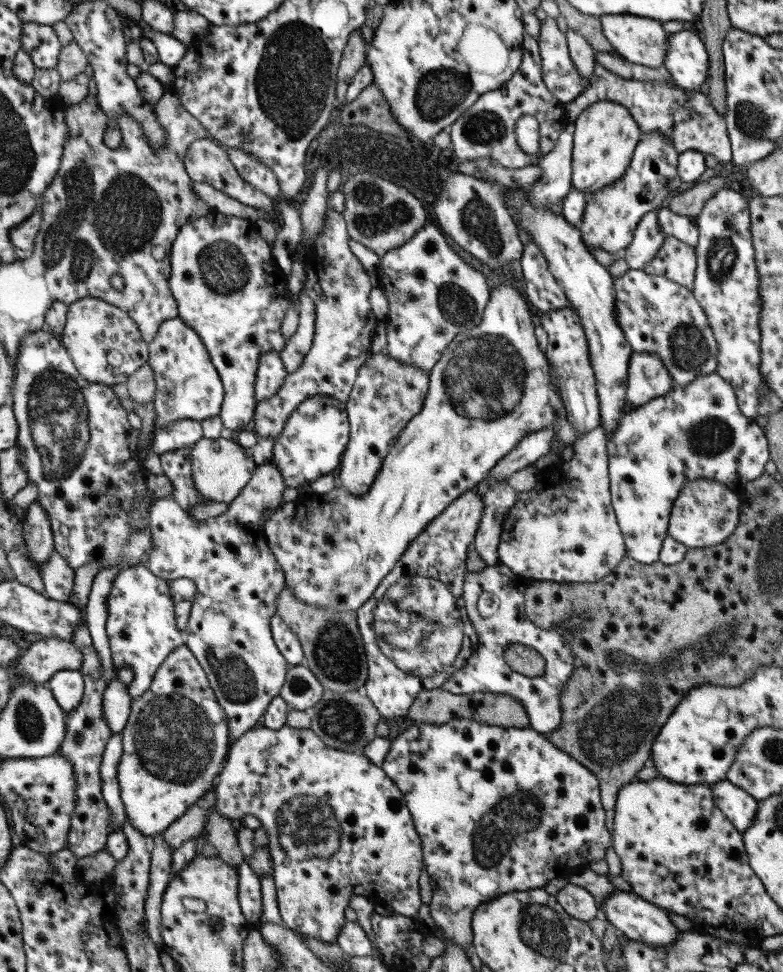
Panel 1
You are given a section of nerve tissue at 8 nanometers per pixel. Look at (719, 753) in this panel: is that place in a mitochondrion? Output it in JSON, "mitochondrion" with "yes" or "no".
{"mitochondrion":"no"}

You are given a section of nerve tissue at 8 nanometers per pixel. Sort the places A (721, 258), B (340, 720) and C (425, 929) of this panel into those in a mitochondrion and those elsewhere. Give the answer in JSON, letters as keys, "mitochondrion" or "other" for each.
{"A":"mitochondrion","B":"mitochondrion","C":"other"}

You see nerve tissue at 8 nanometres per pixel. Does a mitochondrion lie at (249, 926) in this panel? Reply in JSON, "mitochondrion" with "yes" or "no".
{"mitochondrion":"no"}

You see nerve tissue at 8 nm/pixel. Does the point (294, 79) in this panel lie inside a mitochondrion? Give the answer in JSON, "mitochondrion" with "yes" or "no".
{"mitochondrion":"yes"}

